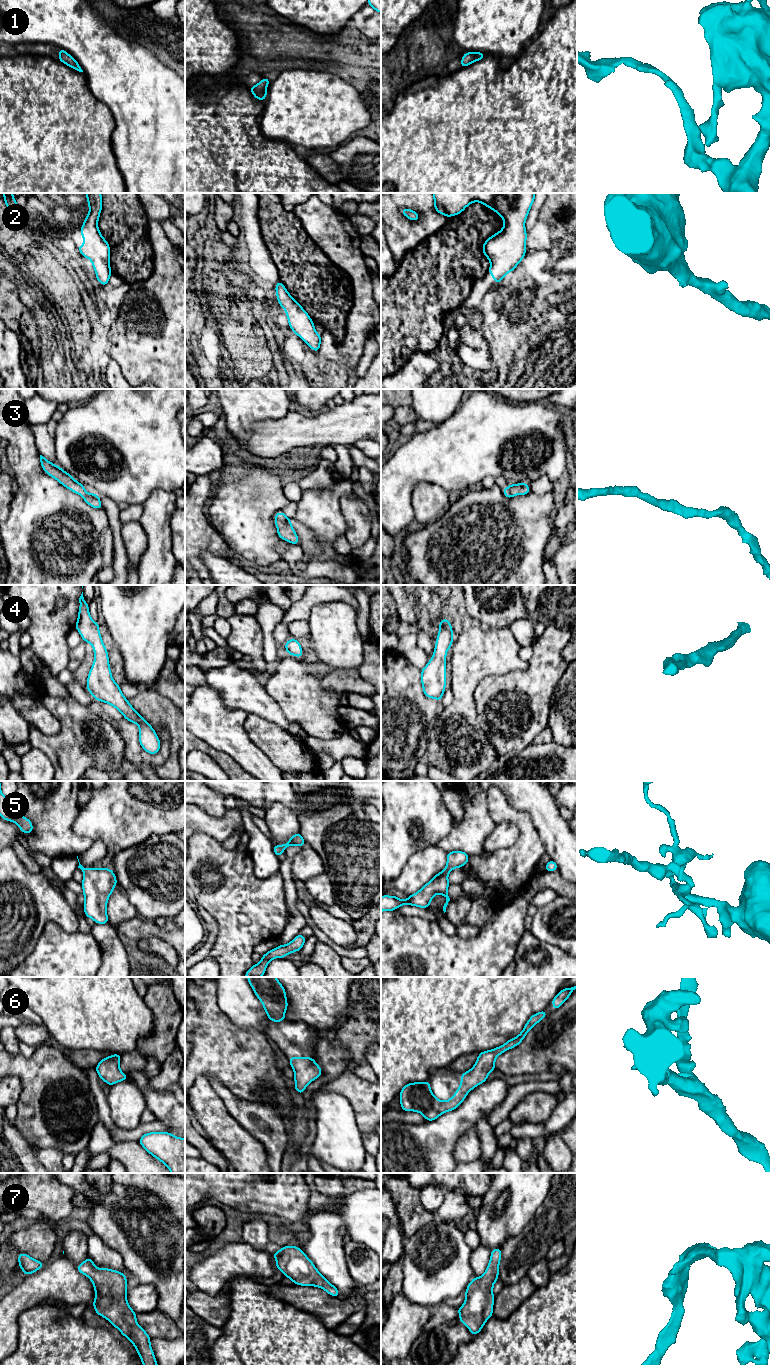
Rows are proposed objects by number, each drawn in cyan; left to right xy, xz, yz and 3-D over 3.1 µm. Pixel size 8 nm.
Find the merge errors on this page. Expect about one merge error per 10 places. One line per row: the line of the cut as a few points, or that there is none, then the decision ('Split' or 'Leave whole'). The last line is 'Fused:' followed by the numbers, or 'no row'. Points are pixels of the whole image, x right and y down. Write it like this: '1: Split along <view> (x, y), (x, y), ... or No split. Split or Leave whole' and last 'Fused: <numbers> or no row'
1: No split. Leave whole
2: No split. Leave whole
3: No split. Leave whole
4: No split. Leave whole
5: No split. Leave whole
6: No split. Leave whole
7: No split. Leave whole
Fused: no row

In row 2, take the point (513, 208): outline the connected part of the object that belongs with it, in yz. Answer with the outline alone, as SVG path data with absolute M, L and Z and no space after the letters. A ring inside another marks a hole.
M433 193L435 210L446 216L458 215L472 202L481 202L503 220L503 228L489 237L482 251L490 261L488 272L499 283L515 270L526 254L525 221L535 193Z

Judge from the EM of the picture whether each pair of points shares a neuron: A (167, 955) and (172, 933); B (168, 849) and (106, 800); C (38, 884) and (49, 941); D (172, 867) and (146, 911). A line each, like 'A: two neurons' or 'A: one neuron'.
A: two neurons
B: two neurons
C: two neurons
D: one neuron

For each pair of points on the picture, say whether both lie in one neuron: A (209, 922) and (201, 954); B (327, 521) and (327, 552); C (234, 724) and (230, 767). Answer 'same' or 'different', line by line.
A: same
B: different
C: different

